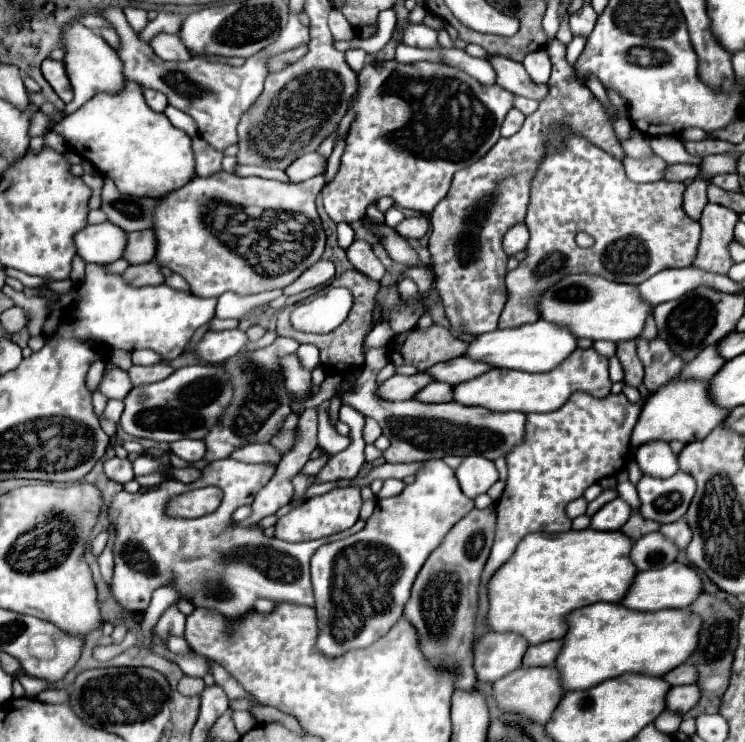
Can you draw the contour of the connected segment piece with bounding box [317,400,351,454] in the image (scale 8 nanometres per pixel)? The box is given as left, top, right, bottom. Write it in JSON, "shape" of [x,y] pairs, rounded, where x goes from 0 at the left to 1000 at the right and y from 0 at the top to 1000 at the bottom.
{"shape":[[[436,539],[426,555],[428,555],[428,601],[439,609],[439,612],[452,612],[458,606],[463,606],[471,598],[468,588],[458,588],[450,574],[442,566],[442,539]]]}

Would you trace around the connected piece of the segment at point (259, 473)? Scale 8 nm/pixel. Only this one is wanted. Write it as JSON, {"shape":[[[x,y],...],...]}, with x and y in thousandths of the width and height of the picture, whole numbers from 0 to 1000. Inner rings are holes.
{"shape":[[[313,617],[281,623],[270,644],[246,652],[238,647],[221,647],[208,658],[189,658],[181,666],[157,663],[149,674],[146,704],[154,712],[154,776],[160,784],[160,811],[168,822],[189,827],[203,811],[203,801],[216,790],[235,790],[243,809],[254,809],[262,819],[289,822],[305,836],[323,836],[342,822],[348,806],[358,806],[366,814],[388,811],[404,817],[420,817],[420,792],[415,776],[415,755],[420,744],[444,728],[455,728],[485,714],[482,701],[471,714],[458,720],[388,733],[374,725],[358,725],[353,712],[315,709],[313,690],[321,682],[337,682],[345,663],[369,639],[366,623],[329,625]],[[272,655],[294,655],[299,660],[299,674],[294,685],[278,695],[243,701],[221,695],[221,674],[243,663],[254,663]]]}

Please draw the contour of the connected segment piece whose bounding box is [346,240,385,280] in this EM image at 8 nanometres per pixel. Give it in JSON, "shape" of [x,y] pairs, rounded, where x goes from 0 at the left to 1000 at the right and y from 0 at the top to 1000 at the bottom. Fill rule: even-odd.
{"shape":[[[477,323],[464,337],[468,353],[477,358],[477,364],[498,372],[501,377],[511,377],[517,369],[514,356],[506,350],[498,329],[487,323]]]}

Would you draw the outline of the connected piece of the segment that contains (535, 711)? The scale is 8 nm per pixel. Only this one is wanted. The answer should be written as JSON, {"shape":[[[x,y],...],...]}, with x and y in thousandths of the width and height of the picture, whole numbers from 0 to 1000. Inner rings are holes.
{"shape":[[[699,898],[689,903],[686,908],[662,919],[662,941],[670,957],[681,962],[691,962],[691,965],[705,965],[723,976],[732,976],[740,968],[740,960],[745,957],[745,949],[750,949],[756,935],[758,930],[753,927],[750,908],[742,898],[732,898],[732,900],[702,900]]]}

